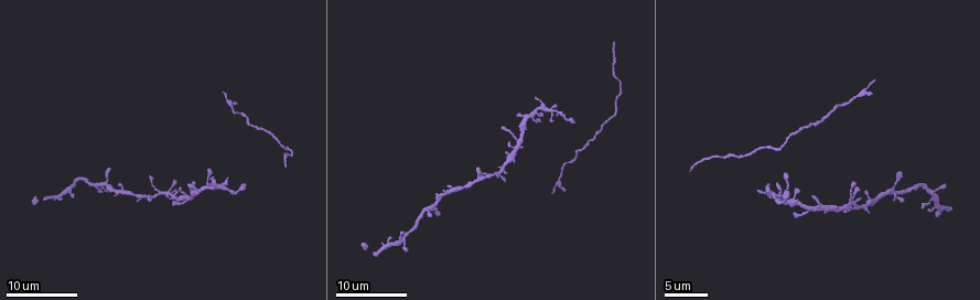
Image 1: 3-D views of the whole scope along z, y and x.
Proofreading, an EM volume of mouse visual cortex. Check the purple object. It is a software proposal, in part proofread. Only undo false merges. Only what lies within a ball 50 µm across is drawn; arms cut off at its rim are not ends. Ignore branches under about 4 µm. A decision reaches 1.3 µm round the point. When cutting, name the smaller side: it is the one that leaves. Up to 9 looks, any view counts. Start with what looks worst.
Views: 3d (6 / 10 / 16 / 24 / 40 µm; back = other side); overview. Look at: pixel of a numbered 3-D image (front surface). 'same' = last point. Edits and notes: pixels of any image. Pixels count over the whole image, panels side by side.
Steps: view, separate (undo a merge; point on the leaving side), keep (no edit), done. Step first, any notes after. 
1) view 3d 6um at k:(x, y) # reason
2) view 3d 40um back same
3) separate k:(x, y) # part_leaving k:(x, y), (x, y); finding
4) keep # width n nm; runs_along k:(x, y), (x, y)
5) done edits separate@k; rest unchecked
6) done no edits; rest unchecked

view 3d 16um at 1:(204, 190) # four arms meet

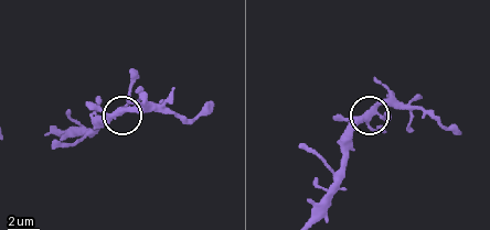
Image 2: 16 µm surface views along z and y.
view 3d 6um at 2:(121, 112)

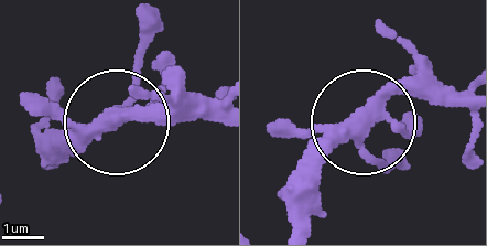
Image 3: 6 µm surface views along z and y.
keep # width 330 nm; runs_along 3:(301, 209), (312, 169), (361, 124), (371, 156), (392, 169); continuous, no second neuron

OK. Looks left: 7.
view 3d 24um at 1:(172, 194)

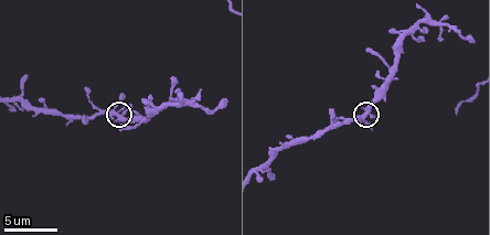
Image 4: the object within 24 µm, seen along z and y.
view 3d 6um at 4:(363, 116) # zoom in

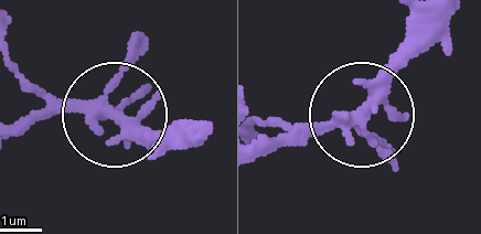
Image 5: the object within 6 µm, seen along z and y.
keep # arms 5; continuous, no second neuron

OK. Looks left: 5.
view 3d 10um at 4:(18, 95) # four-way junction

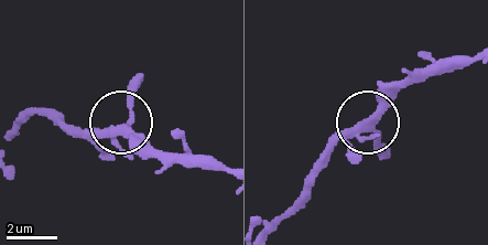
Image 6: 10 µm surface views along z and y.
keep # width 310 nm; runs_along 6:(469, 54), (432, 64), (375, 117), (379, 153); all the same neuron

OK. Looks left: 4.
view 3d 10um at 4:(470, 42) # calibre changes

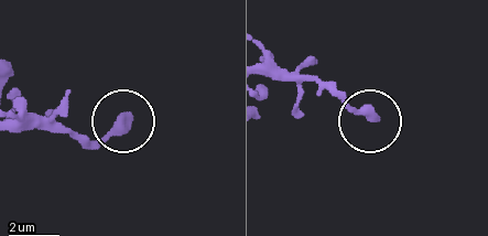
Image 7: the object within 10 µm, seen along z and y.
keep # width 460 nm; runs_along 7:(18, 130), (62, 130), (100, 141), (123, 120); one neuron here

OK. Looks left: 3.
done no edits; rest unchecked

